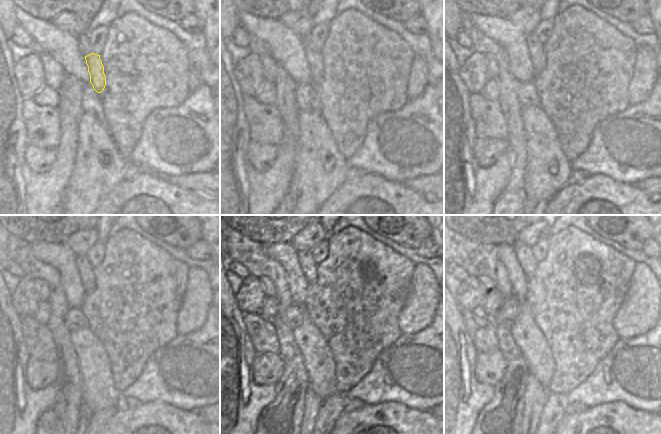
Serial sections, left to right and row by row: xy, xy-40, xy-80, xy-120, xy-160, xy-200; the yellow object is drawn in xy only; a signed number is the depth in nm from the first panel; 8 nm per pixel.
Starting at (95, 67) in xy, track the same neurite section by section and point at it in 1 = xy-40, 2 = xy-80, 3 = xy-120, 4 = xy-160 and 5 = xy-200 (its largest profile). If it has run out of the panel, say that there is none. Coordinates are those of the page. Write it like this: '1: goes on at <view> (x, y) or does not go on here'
1: goes on at xy-40 (314, 58)
2: goes on at xy-80 (537, 56)
3: goes on at xy-120 (88, 279)
4: goes on at xy-160 (304, 257)
5: goes on at xy-200 (524, 255)

